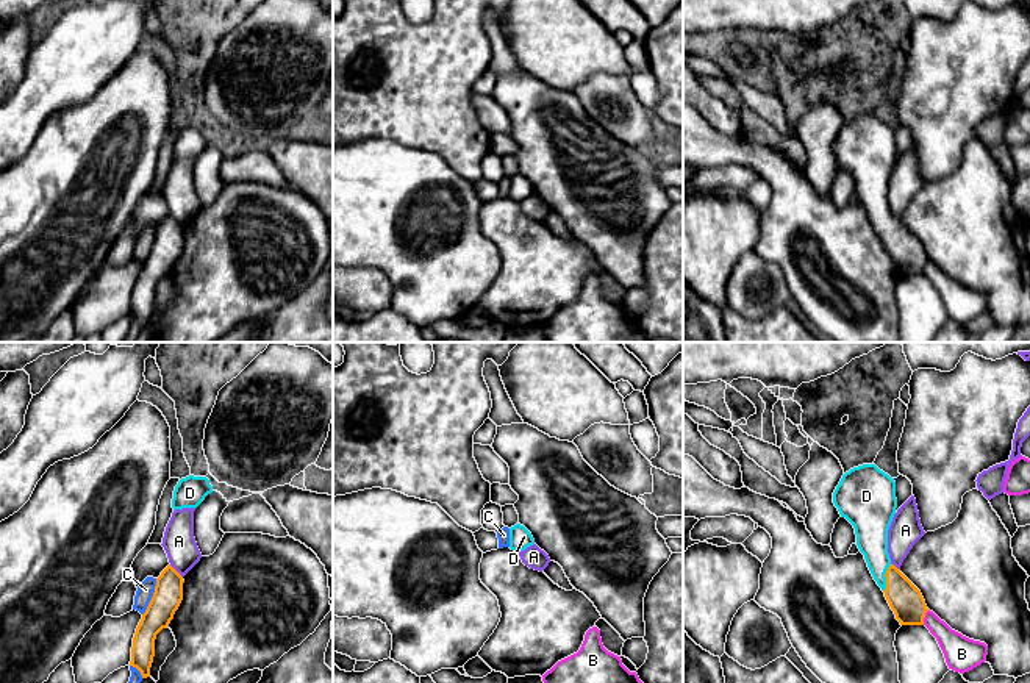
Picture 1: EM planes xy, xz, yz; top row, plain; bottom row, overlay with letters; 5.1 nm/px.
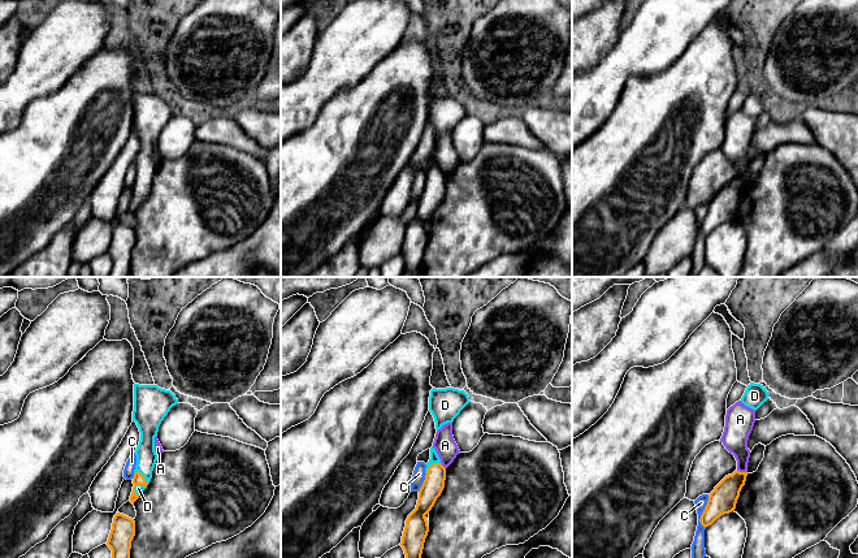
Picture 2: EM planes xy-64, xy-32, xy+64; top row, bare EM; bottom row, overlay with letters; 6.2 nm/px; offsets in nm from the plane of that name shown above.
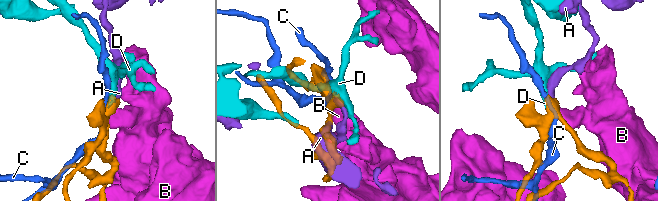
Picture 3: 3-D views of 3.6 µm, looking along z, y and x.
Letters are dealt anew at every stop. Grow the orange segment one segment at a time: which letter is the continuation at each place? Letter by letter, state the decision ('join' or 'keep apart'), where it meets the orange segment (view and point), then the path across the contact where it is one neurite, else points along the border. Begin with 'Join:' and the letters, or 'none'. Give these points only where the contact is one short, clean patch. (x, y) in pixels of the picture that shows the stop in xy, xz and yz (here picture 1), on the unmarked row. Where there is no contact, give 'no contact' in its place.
Join: D
A: keep apart | xy (175, 221) | along xy (169, 214), (182, 227)
B: keep apart | yz (924, 266)
C: keep apart | xy (152, 247)
D: join | yz (886, 228) | across yz (907, 252), (886, 228), (876, 205), (871, 183)

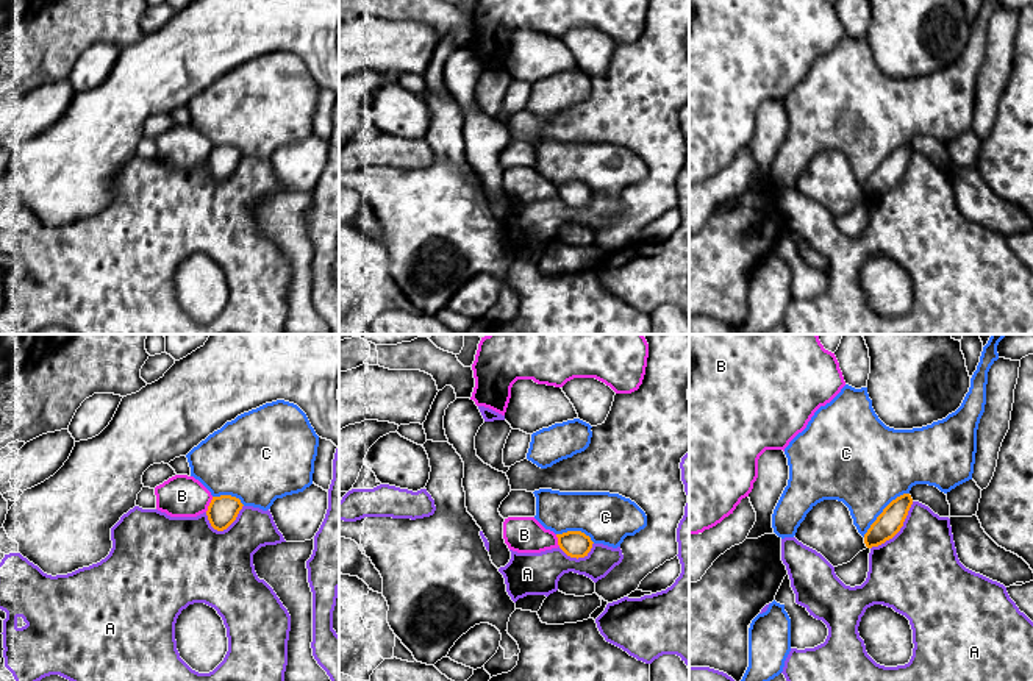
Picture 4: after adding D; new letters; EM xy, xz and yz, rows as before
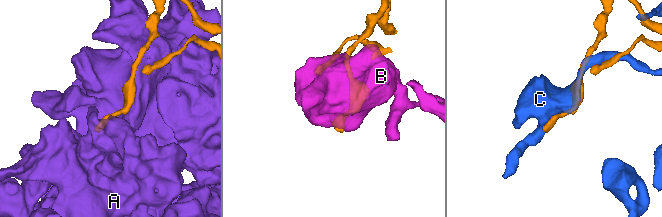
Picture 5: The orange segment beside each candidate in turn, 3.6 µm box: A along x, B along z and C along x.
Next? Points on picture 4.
Join: none
A: keep apart | yz (899, 180)
B: keep apart | xy (210, 155)
C: keep apart | yz (883, 161)

